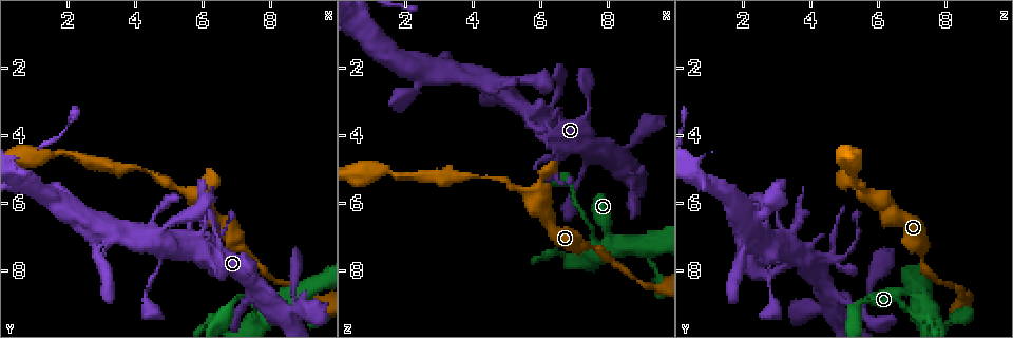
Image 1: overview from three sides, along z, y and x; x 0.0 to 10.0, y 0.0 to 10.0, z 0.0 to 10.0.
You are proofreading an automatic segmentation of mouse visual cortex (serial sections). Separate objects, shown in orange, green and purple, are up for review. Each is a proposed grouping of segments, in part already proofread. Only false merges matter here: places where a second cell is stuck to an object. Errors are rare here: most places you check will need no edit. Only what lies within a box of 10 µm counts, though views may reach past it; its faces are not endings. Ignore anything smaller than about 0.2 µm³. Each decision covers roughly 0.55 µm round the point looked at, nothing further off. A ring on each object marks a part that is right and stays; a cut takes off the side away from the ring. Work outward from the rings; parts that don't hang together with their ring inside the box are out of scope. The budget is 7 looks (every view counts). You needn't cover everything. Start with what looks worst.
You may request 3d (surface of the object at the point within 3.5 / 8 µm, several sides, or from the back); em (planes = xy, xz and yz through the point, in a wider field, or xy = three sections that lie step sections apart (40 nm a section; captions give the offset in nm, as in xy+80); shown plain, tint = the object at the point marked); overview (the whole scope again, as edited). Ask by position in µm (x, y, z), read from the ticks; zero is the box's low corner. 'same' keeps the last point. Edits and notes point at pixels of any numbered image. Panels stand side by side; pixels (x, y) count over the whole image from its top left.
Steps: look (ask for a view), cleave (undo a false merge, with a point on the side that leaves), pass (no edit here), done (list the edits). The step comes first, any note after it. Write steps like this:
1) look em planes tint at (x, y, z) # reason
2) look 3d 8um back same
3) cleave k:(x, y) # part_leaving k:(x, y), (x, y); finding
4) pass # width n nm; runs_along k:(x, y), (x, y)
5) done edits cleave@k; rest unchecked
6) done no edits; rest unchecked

look 3d 8um at (4.55, 5.15, 5.20) # a narrow waist

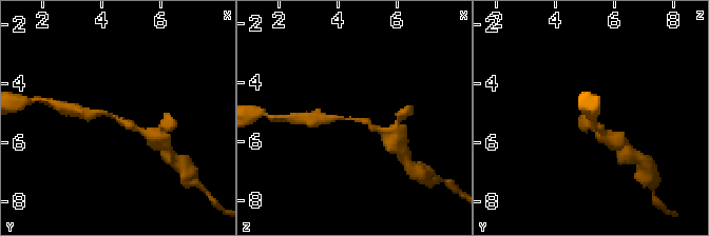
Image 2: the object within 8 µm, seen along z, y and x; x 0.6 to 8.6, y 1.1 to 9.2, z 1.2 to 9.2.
look 3d 3.5um same

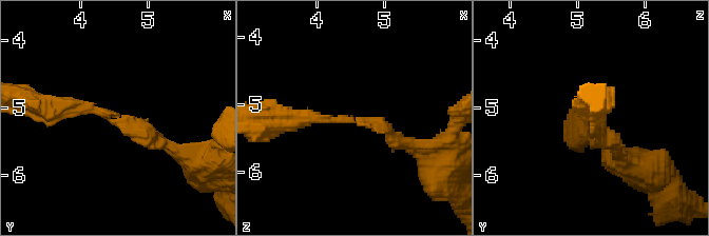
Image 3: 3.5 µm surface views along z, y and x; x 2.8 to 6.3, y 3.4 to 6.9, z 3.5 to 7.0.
look em planes tint at (4.45, 5.15, 5.25)

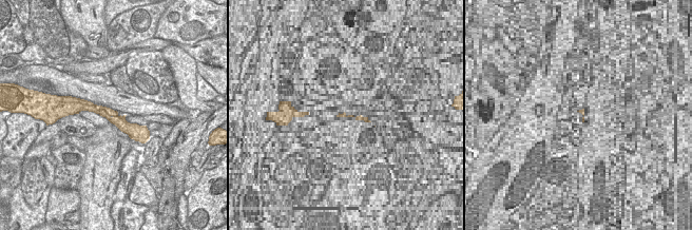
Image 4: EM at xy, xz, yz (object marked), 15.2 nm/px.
pass # runs_along 4:(77, 108), (140, 128); continuous, no second cell

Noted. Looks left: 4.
look 3d 8um at (8.50, 9.20, 4.45) # a narrow waist

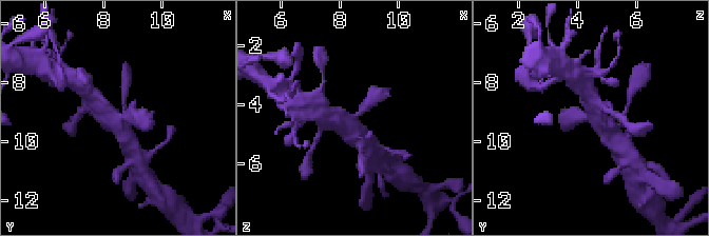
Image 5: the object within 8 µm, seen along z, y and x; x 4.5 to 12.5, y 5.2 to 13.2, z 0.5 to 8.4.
look em planes tint same

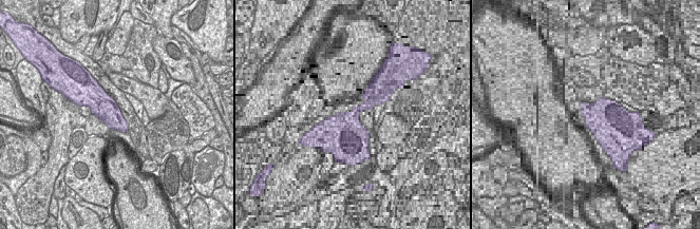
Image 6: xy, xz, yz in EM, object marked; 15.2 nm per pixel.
pass # width 360 nm; runs_along 5:(89, 93), (123, 129); continuous, no second cell

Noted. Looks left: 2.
look 3d 3.5um at (9.45, 8.80, 8.50) # abrupt turn

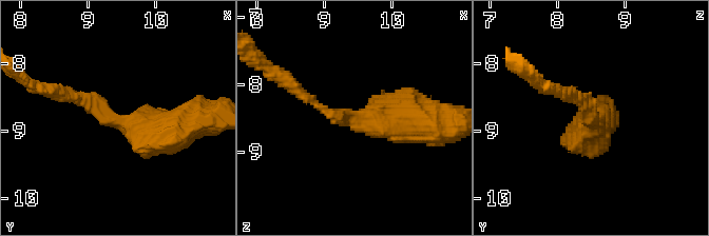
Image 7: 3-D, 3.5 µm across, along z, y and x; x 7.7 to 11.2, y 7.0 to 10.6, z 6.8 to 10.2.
look em xy step 2 tint at (9.40, 8.85, 8.50) # arm_widths 150, 450 nm; shape alone is not enough

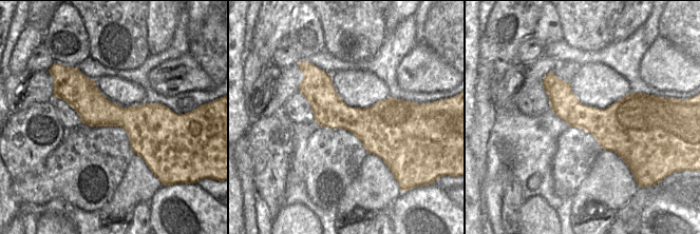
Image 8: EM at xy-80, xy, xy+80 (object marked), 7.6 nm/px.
pass # runs_along 7:(58, 92), (139, 128), (152, 148); continuous, no second cell

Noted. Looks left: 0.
done no edits; rest unchecked

